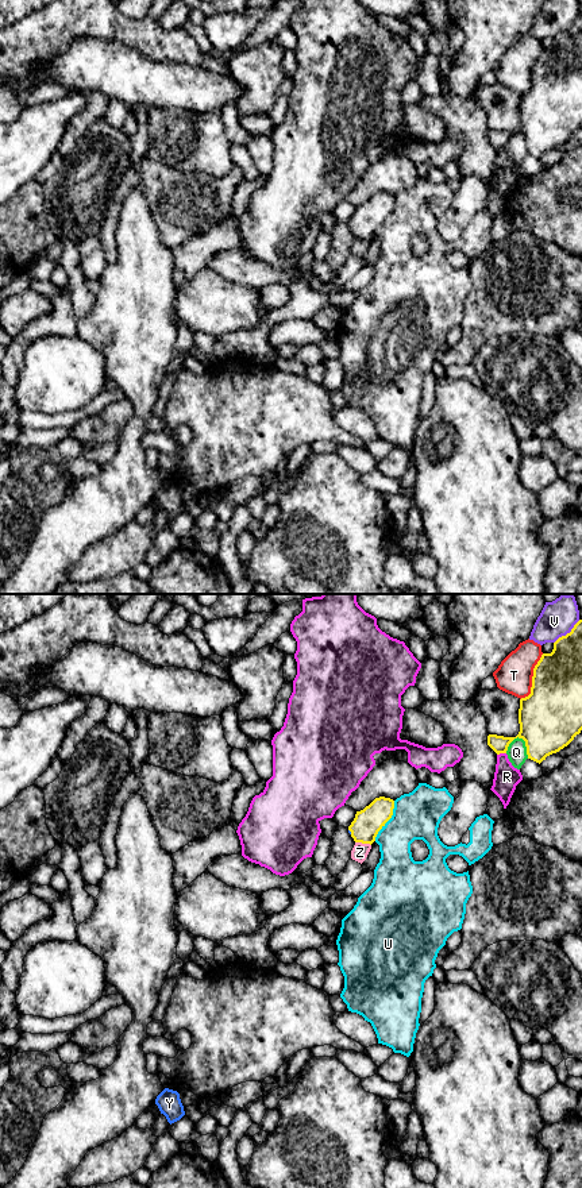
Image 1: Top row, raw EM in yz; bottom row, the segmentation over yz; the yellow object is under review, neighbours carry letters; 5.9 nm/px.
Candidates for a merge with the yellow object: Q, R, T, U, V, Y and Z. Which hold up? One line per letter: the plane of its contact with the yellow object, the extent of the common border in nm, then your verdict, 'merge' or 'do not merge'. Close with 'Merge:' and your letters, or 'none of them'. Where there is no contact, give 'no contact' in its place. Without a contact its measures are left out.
Q: contact in yz; length 150 nm; do not merge
R: contact in yz; length 60 nm; do not merge
T: contact in yz; length 320 nm; do not merge
U: contact in yz; length 260 nm; do not merge
V: contact in yz; length 220 nm; do not merge
Y: contact in yz; length 40 nm; merge
Z: contact in yz; length 100 nm; do not merge
Merge: Y

